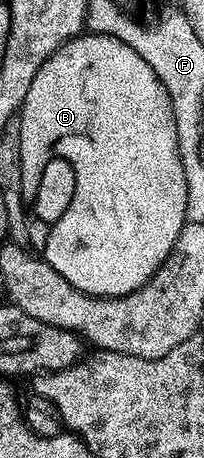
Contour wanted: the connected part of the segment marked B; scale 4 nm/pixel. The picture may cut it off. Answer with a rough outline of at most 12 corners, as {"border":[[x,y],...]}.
{"border":[[120,38],[36,70],[20,158],[80,190],[44,258],[127,296],[168,258],[188,186],[168,90]]}

